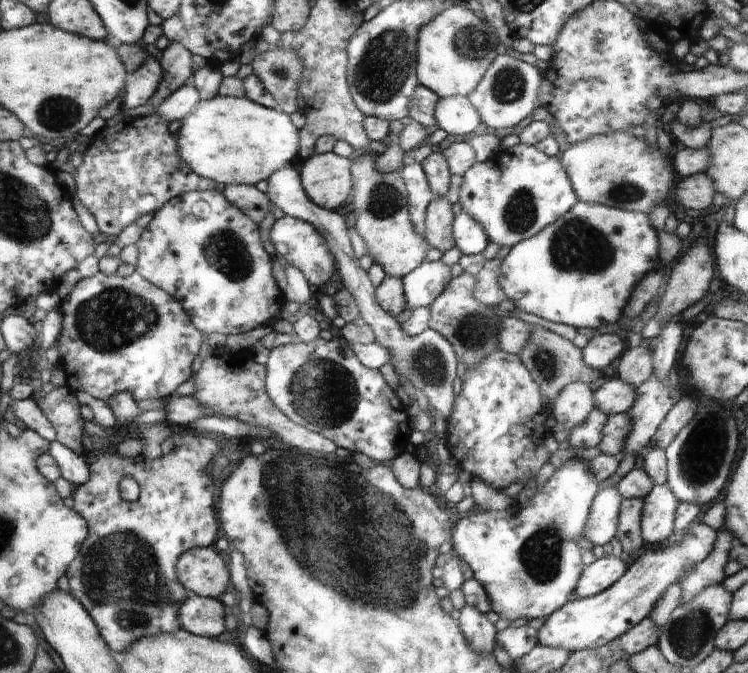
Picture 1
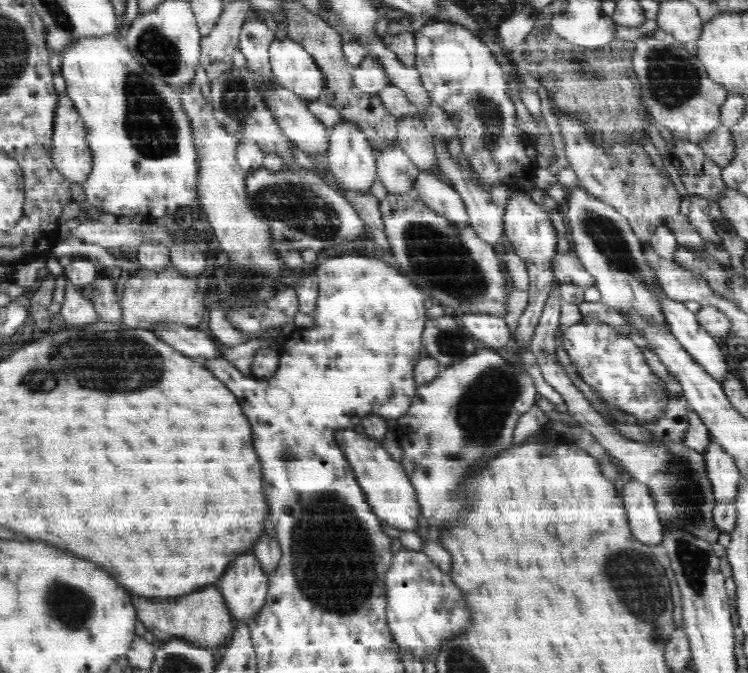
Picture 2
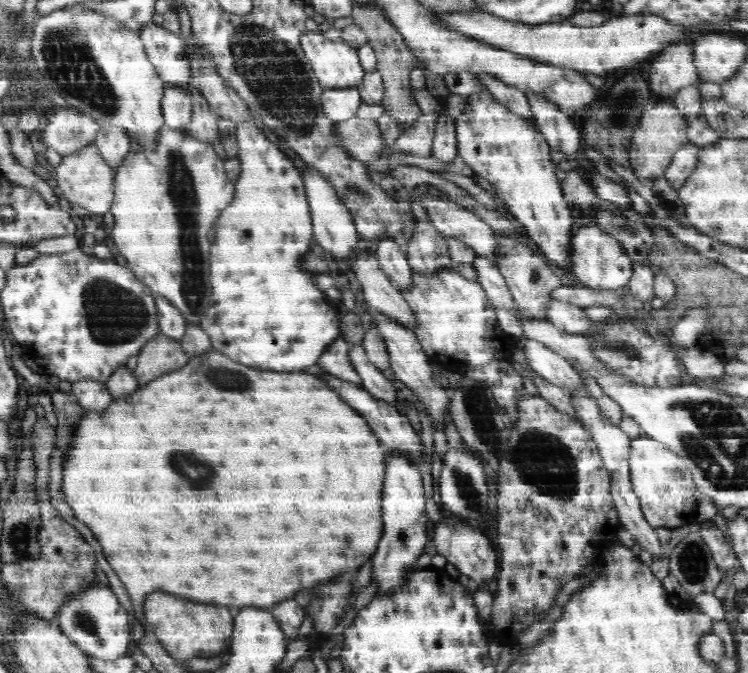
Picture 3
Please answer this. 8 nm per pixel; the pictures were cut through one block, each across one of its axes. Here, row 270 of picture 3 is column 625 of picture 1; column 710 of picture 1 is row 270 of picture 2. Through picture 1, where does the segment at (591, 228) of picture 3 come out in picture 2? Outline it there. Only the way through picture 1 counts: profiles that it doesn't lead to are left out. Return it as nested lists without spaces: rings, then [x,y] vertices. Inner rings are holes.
[[[511,194],[507,199],[503,216],[505,236],[510,239],[513,250],[525,262],[529,274],[528,305],[517,323],[517,338],[522,344],[531,344],[534,340],[535,328],[538,326],[545,302],[550,296],[550,287],[556,281],[552,272],[552,259],[557,253],[556,229],[548,217],[548,211],[532,200],[530,194]]]

